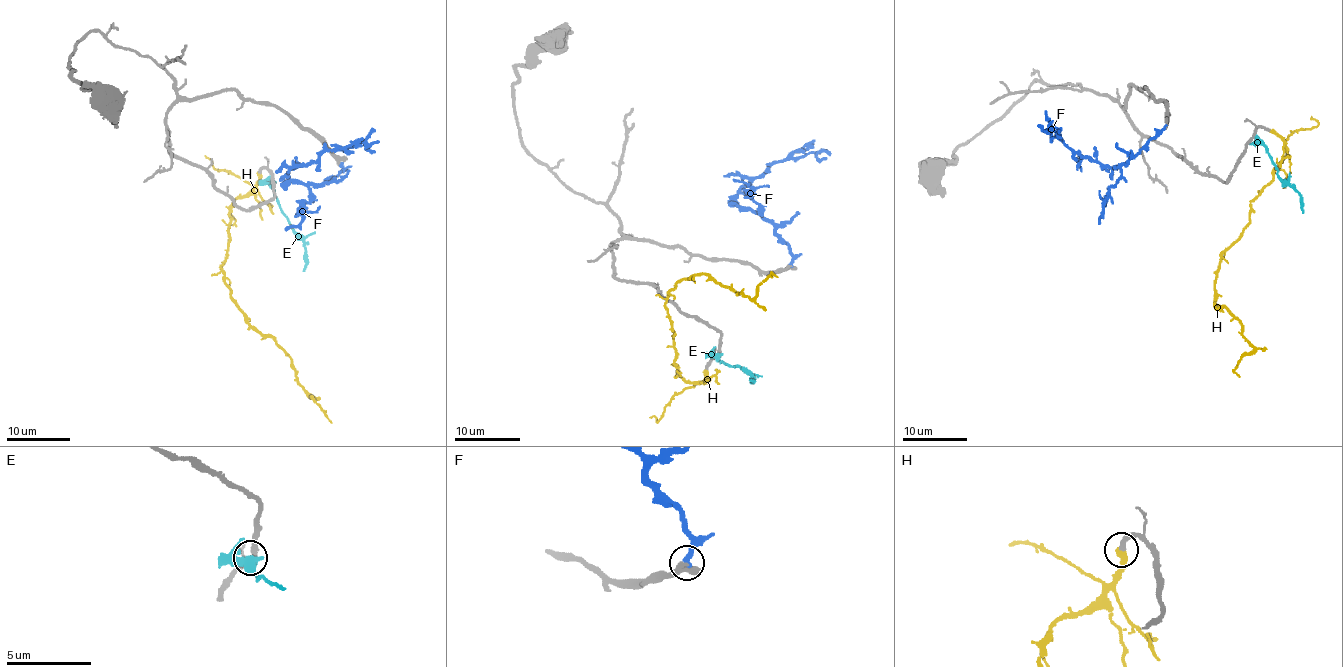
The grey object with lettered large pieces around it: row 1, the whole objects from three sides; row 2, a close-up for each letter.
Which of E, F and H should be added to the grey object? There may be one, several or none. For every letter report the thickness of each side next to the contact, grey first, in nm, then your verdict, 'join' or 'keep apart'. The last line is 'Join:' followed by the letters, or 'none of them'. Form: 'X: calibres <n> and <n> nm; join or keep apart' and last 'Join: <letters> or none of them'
E: calibres 260 and 440 nm; keep apart
F: calibres 300 and 320 nm; keep apart
H: calibres 300 and 440 nm; join
Join: H

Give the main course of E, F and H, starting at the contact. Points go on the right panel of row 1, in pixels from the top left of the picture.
E: (1254, 136), (1266, 147), (1278, 178), (1301, 197), (1303, 213)
F: (1165, 127), (1129, 161), (1115, 169), (1072, 152), (1049, 125), (1051, 120)
H: (1271, 131), (1287, 154), (1214, 286), (1214, 306), (1254, 348), (1239, 376)

